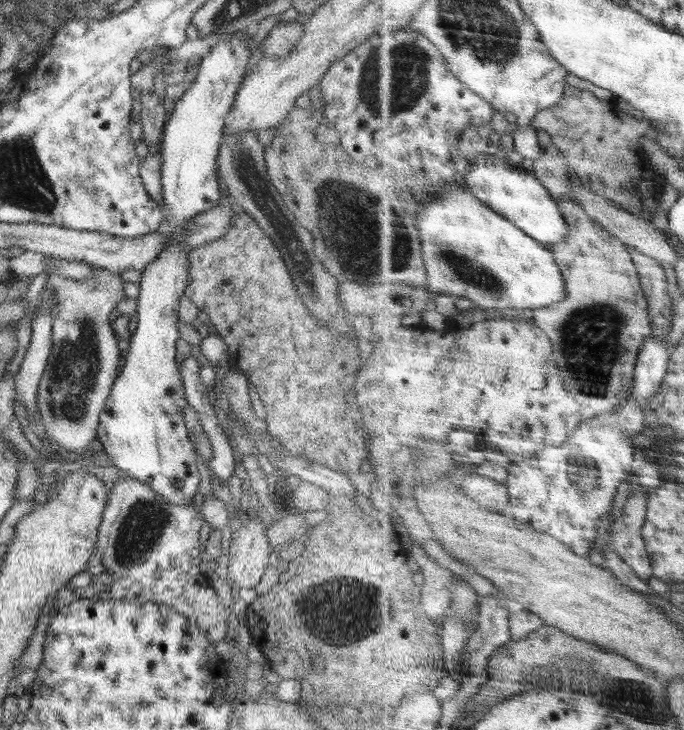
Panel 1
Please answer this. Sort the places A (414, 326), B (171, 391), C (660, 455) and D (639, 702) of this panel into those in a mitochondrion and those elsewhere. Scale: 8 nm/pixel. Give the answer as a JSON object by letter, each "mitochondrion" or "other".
{"A":"other","B":"other","C":"mitochondrion","D":"mitochondrion"}

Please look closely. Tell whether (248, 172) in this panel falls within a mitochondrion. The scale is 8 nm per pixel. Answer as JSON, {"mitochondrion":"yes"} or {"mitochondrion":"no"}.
{"mitochondrion":"yes"}

